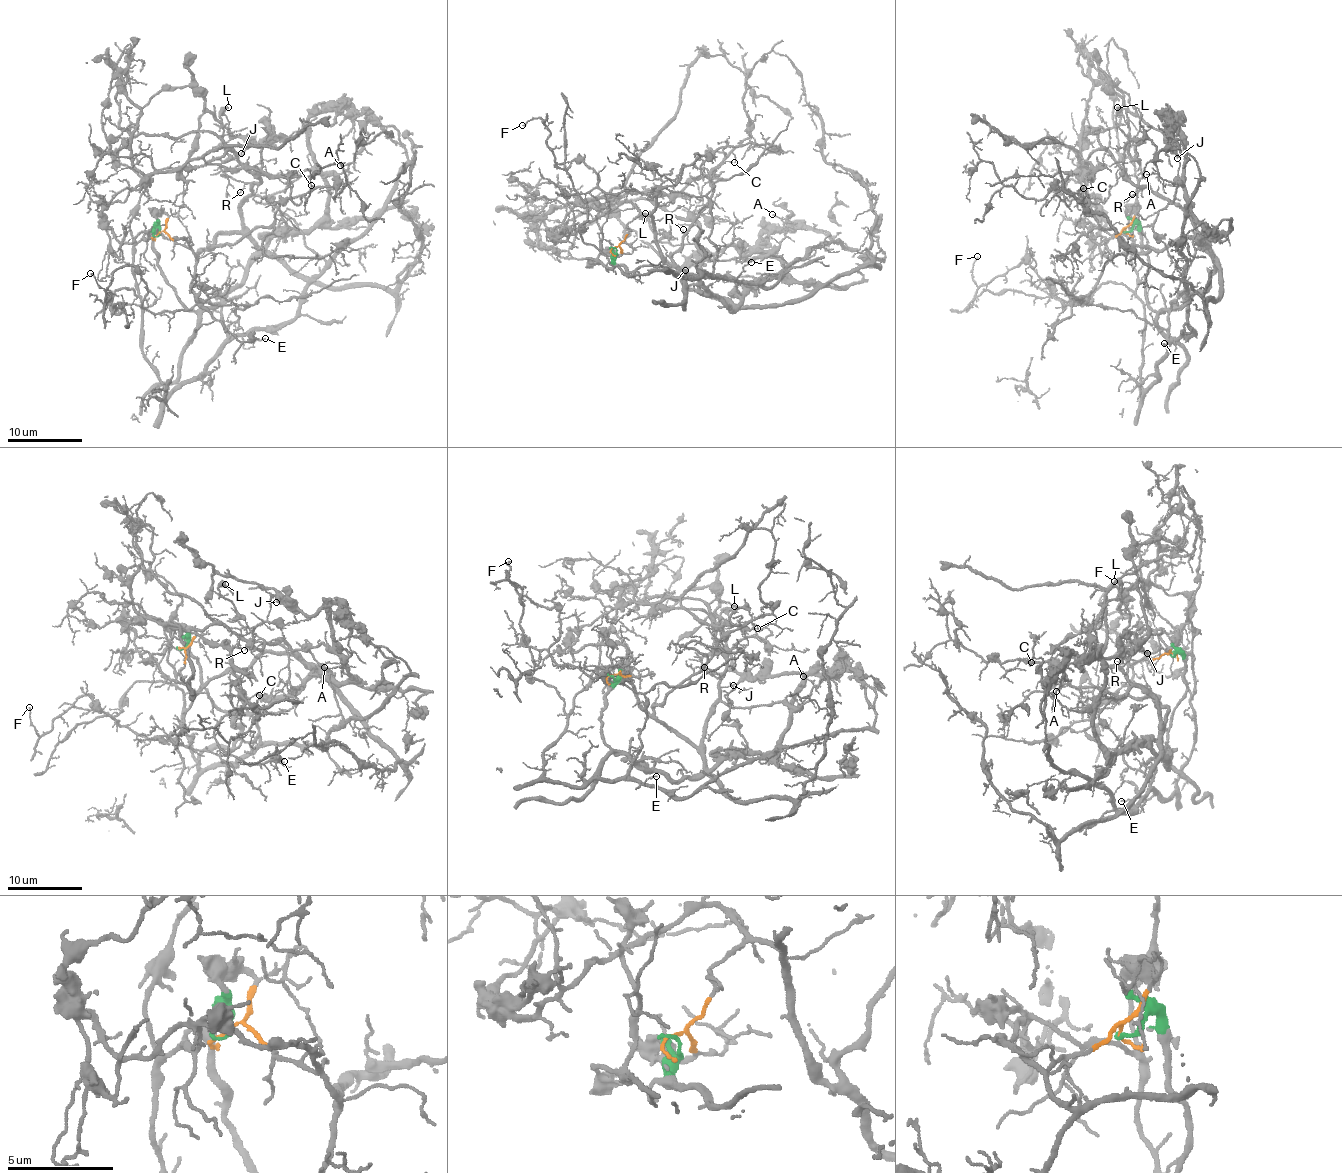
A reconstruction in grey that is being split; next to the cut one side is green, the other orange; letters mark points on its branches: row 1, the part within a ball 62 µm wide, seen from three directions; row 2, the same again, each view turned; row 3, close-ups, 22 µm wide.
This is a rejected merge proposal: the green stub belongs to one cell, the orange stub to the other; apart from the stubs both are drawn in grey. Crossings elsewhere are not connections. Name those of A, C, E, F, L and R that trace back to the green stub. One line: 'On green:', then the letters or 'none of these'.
On green: E

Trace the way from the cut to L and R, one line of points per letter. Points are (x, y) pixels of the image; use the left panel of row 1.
L: (156, 236), (196, 257), (218, 234), (239, 229), (253, 191), (220, 164), (228, 106)
R: (156, 236), (162, 232), (196, 257), (218, 234), (236, 233), (240, 206), (253, 191), (245, 184), (241, 193)

